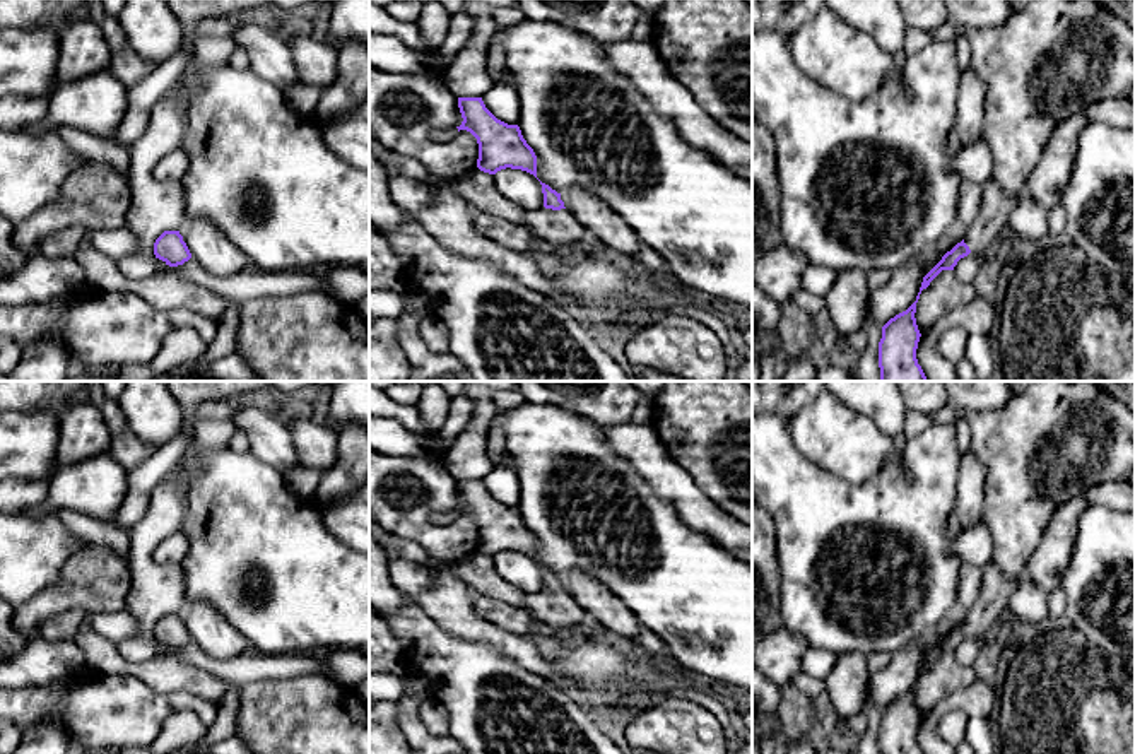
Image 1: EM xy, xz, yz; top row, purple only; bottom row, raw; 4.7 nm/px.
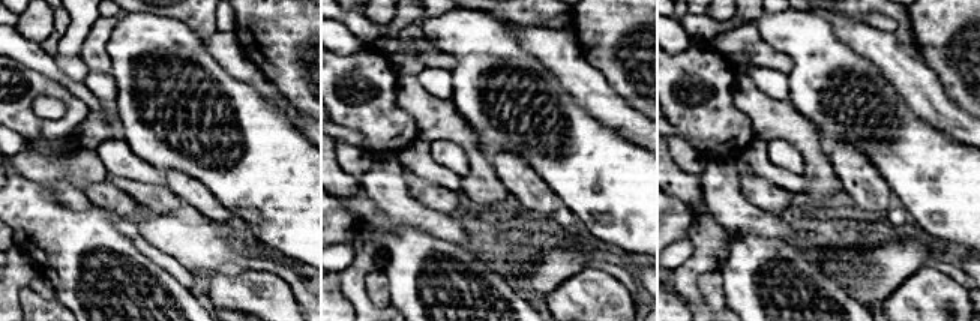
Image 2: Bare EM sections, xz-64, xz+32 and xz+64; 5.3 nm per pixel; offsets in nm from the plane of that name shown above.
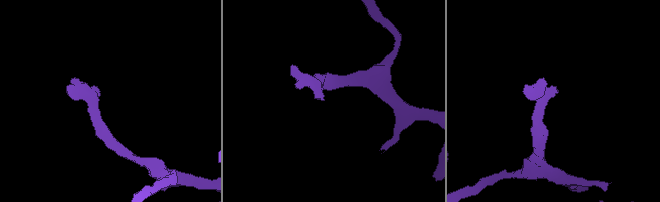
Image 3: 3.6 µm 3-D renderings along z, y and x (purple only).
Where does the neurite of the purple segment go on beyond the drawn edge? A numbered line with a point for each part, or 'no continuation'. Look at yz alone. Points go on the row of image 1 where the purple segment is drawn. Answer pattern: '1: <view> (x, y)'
1: yz (995, 207)

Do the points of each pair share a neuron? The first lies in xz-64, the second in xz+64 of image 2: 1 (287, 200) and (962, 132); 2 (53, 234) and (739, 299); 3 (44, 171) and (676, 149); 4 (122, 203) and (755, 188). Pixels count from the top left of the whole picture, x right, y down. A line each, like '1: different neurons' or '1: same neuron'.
1: different neurons
2: same neuron
3: same neuron
4: same neuron

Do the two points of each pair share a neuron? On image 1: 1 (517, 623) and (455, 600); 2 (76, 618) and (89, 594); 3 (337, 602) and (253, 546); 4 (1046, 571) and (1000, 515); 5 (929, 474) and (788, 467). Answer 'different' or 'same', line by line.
1: different
2: different
3: same
4: different
5: same

